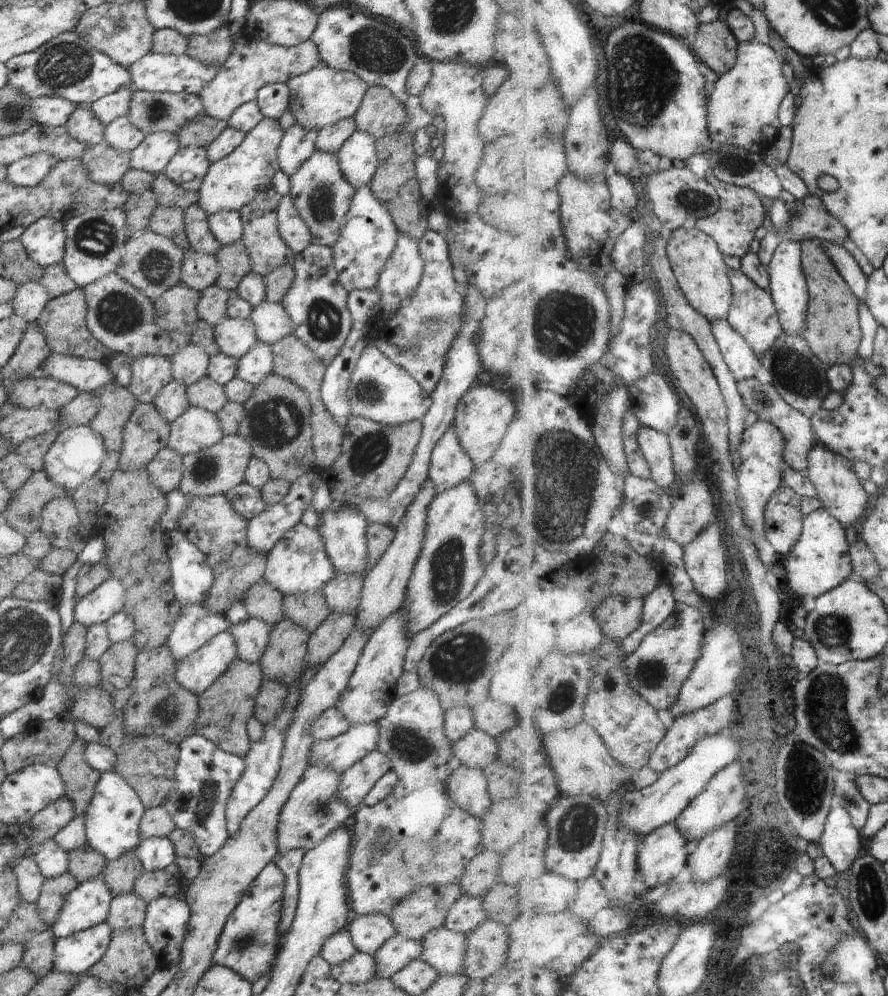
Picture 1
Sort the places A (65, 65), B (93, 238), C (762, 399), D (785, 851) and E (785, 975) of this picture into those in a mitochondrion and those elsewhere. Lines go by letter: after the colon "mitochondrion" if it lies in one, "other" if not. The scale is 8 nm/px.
A: mitochondrion
B: mitochondrion
C: mitochondrion
D: other
E: mitochondrion

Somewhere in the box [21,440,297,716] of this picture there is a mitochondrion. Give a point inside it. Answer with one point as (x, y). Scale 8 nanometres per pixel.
(205, 468)

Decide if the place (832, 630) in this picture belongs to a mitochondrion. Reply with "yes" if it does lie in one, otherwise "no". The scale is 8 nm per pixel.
yes

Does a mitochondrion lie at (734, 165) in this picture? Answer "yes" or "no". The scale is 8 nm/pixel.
yes

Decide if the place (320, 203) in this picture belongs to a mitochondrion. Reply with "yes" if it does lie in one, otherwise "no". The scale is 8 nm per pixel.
yes

